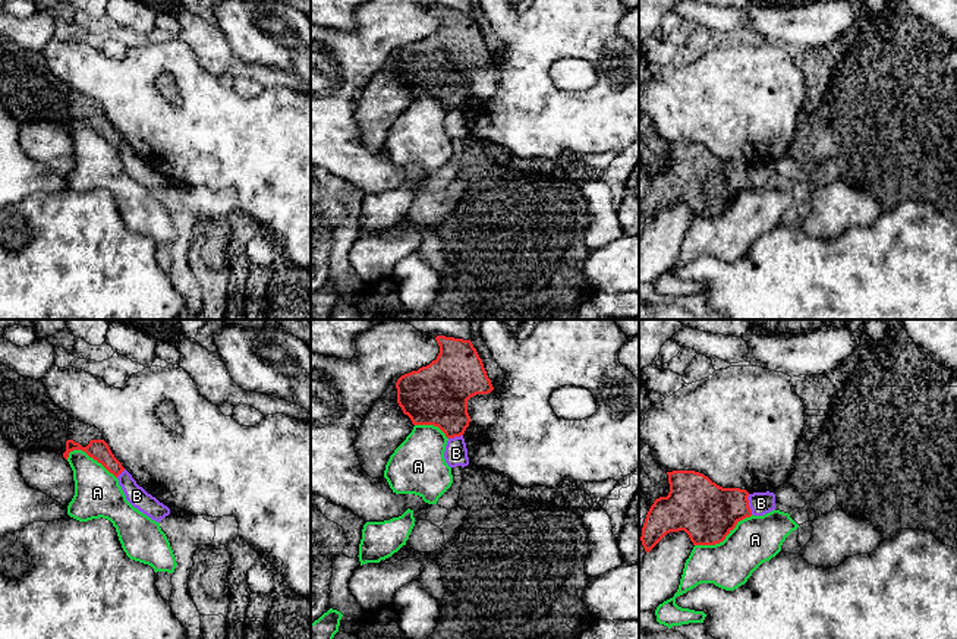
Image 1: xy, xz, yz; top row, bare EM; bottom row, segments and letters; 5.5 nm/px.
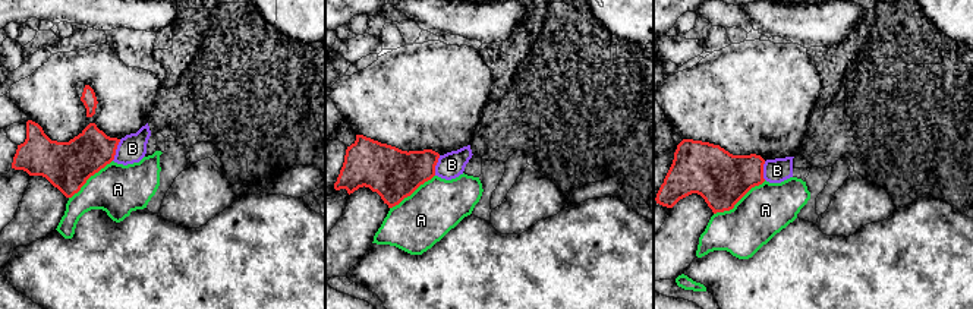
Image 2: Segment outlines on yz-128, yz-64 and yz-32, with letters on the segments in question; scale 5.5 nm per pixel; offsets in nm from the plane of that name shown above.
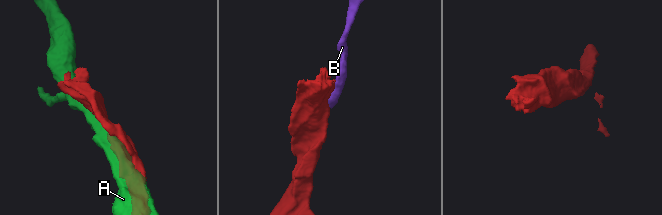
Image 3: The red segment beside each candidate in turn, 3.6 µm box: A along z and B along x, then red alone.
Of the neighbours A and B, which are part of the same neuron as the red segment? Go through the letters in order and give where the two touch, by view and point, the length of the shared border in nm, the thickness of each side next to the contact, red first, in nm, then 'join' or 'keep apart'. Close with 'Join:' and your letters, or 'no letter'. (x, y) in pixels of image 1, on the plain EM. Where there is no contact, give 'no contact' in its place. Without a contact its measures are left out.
A: yz (724, 210) | 360 nm | 320/260 nm | keep apart
B: yz (748, 176) | 110 nm | 320/130 nm | join
Join: B

